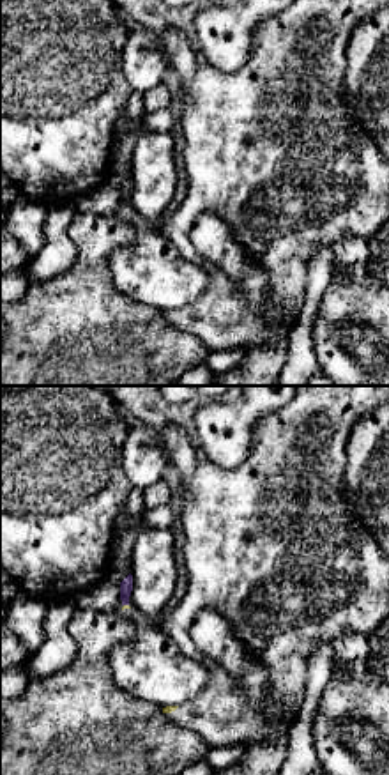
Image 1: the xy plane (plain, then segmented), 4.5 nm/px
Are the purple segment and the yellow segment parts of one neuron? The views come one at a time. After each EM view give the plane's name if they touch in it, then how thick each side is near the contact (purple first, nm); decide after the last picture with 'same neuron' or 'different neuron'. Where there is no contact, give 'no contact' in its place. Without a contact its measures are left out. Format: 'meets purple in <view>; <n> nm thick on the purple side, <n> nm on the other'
meets purple in xy; 60 nm thick on the purple side, 20 nm on the other

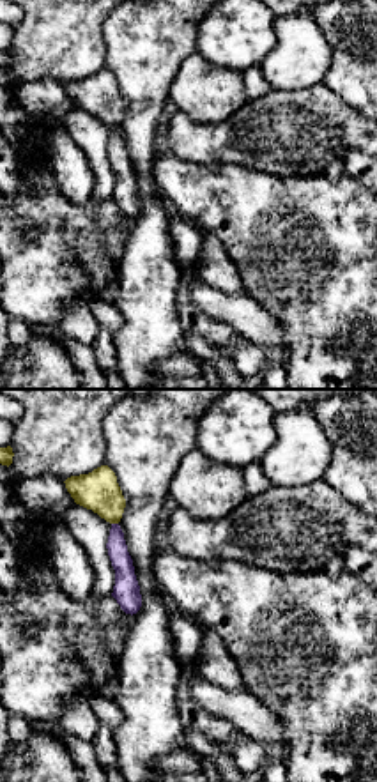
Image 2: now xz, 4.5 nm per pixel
meets purple in xz; 100 nm thick on the purple side, 190 nm on the other

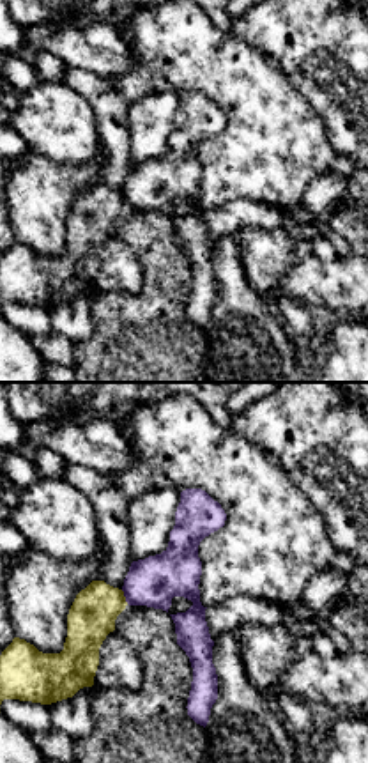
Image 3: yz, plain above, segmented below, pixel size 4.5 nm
meets purple in yz; 220 nm thick on the purple side, 220 nm on the other

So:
different neuron

